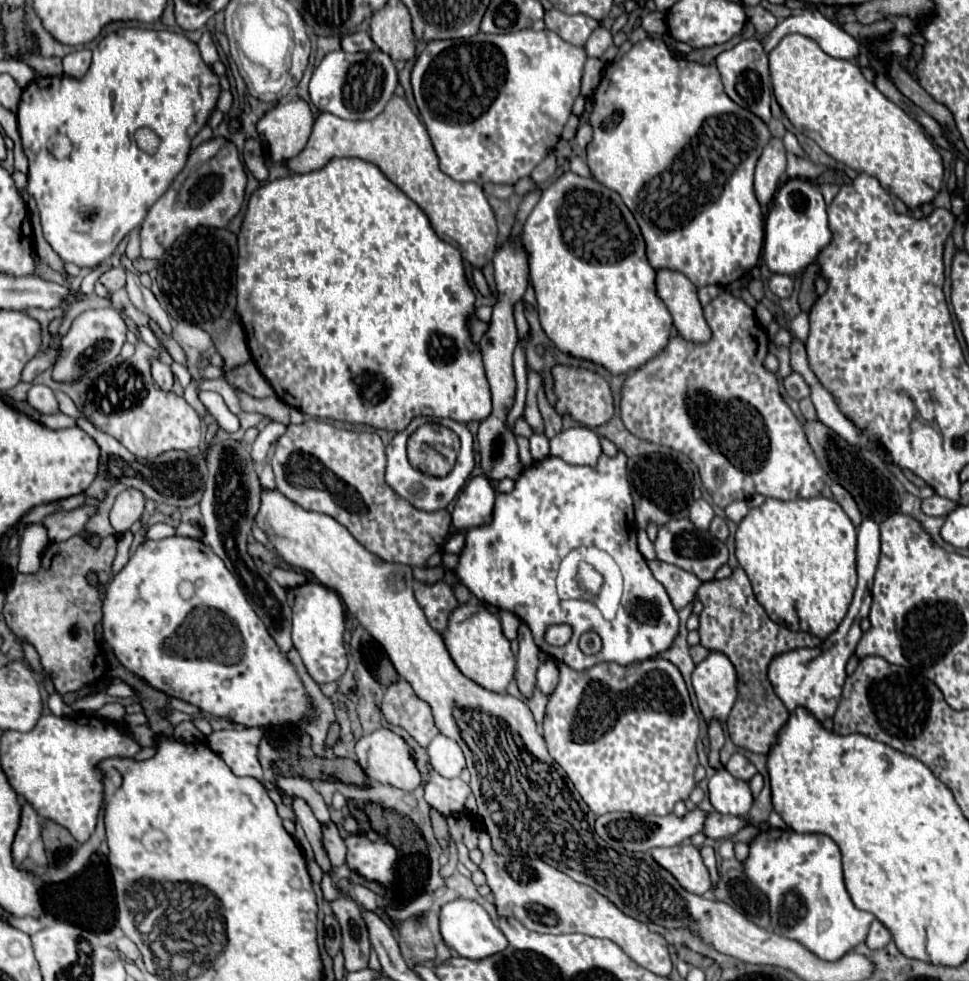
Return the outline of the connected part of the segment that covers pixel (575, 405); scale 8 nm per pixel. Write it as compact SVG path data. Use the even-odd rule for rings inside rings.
M554 365L552 367L552 377L554 377L554 393L556 393L556 411L560 415L568 413L574 421L578 421L584 427L600 427L608 423L614 415L614 397L608 381L584 367L570 367L570 365Z

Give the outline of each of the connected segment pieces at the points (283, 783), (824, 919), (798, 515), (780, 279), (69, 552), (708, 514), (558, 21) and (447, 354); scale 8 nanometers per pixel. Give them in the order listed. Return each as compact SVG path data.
M274 775L274 777L276 777L276 785L278 785L286 795L304 799L304 801L310 805L312 813L316 815L316 819L318 819L320 823L326 823L326 821L330 819L328 807L326 807L326 803L324 803L322 795L310 785L310 781L300 779L300 777L280 777L280 775Z
M778 829L760 833L750 845L750 857L744 863L744 871L750 877L750 881L768 895L770 919L772 919L774 931L780 933L782 921L784 921L784 937L800 941L806 949L814 951L820 959L836 961L866 939L870 923L874 921L874 915L856 909L856 905L852 903L852 899L846 891L846 885L844 885L844 877L842 877L840 849L830 837L800 835L794 831L782 833Z
M766 499L760 507L752 507L750 513L740 521L736 531L736 559L746 571L758 603L764 607L768 617L792 631L808 631L818 639L826 639L838 629L850 599L856 589L856 531L848 515L834 503L834 499L792 499L778 501Z
M772 275L768 287L770 287L770 291L772 291L776 297L784 299L784 297L790 297L790 295L792 295L794 281L792 281L790 275Z
M74 535L68 541L50 543L44 551L42 567L32 575L16 573L14 583L12 583L10 591L6 593L6 601L4 601L4 609L2 609L2 617L4 617L6 625L10 627L10 631L14 635L22 635L38 651L42 667L50 675L50 679L60 695L64 695L68 691L78 691L86 683L86 673L104 673L104 669L106 669L104 655L94 641L94 627L102 619L102 601L98 595L98 587L92 587L88 583L86 575L90 571L110 569L114 557L116 557L116 537L114 535L104 537L98 547L92 547L86 539L82 539L80 535Z
M698 499L692 503L688 519L694 523L694 527L698 527L700 531L708 531L712 517L714 517L714 510L704 499Z
M550 9L544 15L546 27L554 33L558 33L564 41L572 45L584 45L590 37L590 33L600 25L596 19L586 15L566 15L558 9Z
M342 157L332 159L318 171L282 177L260 185L248 201L246 215L238 233L236 273L238 273L236 311L242 329L246 331L246 343L250 347L252 361L286 405L310 417L364 423L374 429L386 431L402 431L414 417L420 415L450 417L460 423L482 421L490 415L492 399L490 387L486 383L486 373L482 367L482 355L476 351L466 329L466 319L474 313L474 293L466 283L460 251L438 239L424 211L412 199L408 199L394 183L390 183L376 165L356 157Z

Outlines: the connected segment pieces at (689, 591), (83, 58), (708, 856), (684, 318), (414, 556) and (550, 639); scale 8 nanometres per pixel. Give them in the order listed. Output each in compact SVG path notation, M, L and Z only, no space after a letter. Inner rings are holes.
M658 559L646 561L646 563L648 563L650 571L654 573L654 577L666 587L676 609L682 609L688 603L692 603L700 583L702 583L696 575L692 575L680 567L674 567L670 563L662 563Z
M78 49L78 51L68 53L62 59L62 63L64 63L64 75L80 79L88 71L88 67L92 63L92 53L88 49Z
M703 847L700 851L702 860L706 865L713 886L719 881L719 874L717 872L716 854L712 847Z
M660 269L656 287L658 297L666 303L678 333L686 341L708 343L712 339L712 331L704 319L696 287L690 283L690 279L678 271Z
M308 419L300 425L288 425L286 433L276 443L276 453L272 457L272 469L276 475L276 489L282 491L288 499L298 503L308 511L318 511L334 517L342 523L354 539L364 545L374 555L382 557L390 563L404 563L404 565L418 565L424 567L426 559L436 553L448 535L450 529L450 513L446 509L440 511L420 511L406 499L402 499L386 481L386 455L384 443L376 433L370 431L348 431L336 429L334 425L318 419Z
M552 625L545 633L546 641L554 646L565 645L572 636L572 628L569 625Z

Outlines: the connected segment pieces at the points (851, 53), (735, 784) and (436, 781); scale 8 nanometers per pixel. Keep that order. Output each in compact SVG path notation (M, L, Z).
M804 9L800 15L790 15L770 31L770 39L764 43L766 53L770 53L778 41L788 33L800 33L810 39L814 39L828 55L838 59L850 59L860 53L860 45L854 37L850 37L844 29L836 27L832 21L828 21L820 11L816 9Z
M718 769L708 781L710 803L718 813L744 817L752 807L752 793L748 783L734 779L726 769Z
M430 771L430 783L424 787L426 801L444 815L462 813L466 795L470 795L468 783L462 779L444 779L436 771Z

